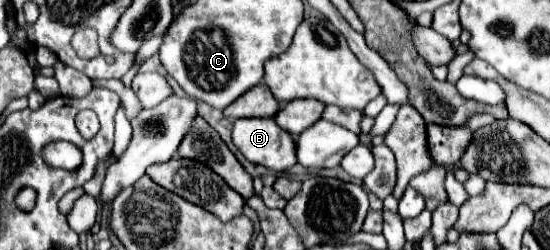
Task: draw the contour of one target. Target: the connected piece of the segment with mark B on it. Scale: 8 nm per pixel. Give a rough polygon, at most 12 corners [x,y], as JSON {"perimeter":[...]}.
{"perimeter":[[273,118],[233,122],[233,144],[257,166],[297,164],[295,140]]}

